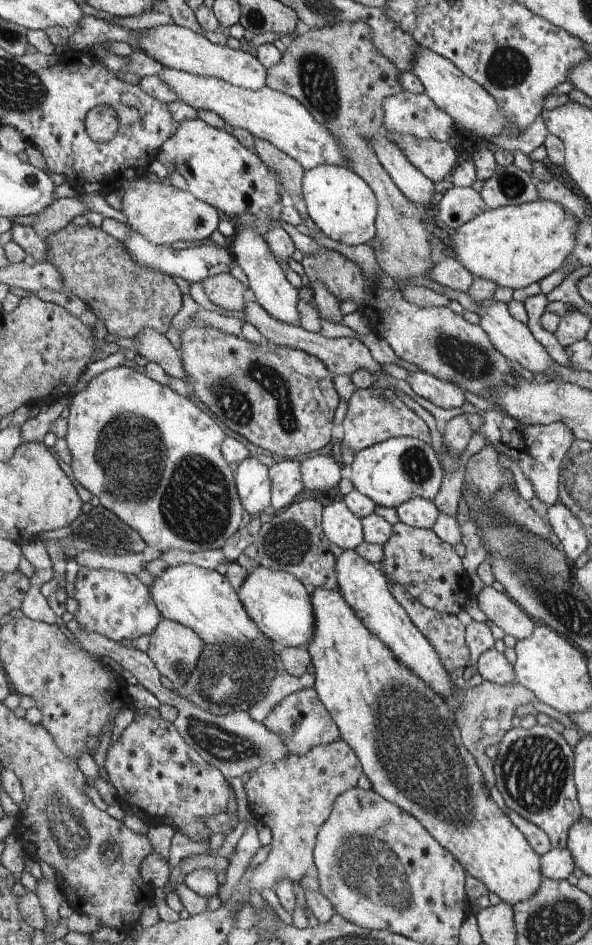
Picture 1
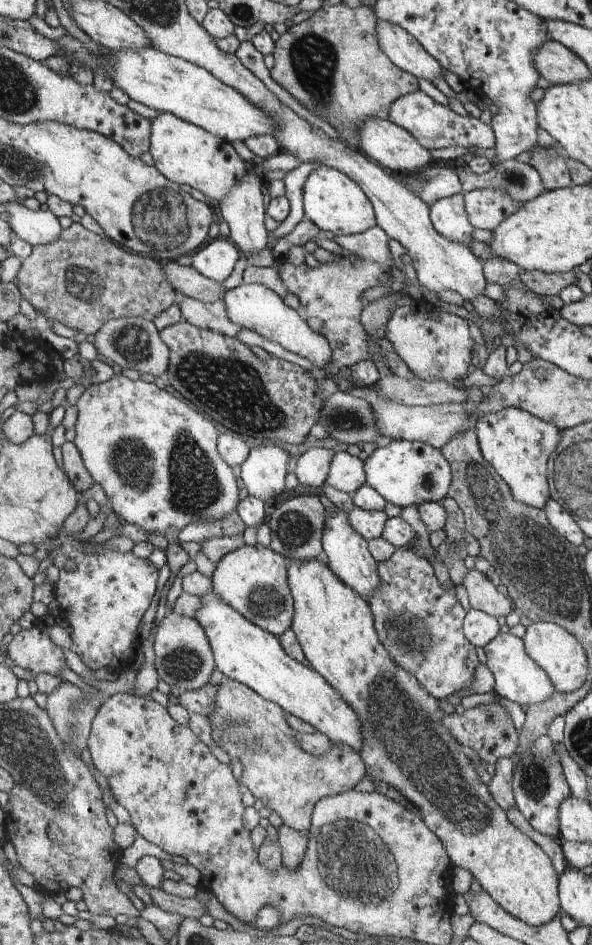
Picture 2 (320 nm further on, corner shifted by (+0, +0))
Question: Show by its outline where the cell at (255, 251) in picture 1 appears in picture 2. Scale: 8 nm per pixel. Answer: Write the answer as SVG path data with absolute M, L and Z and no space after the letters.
M253 170L248 172L247 179L242 180L230 195L222 199L219 202L220 214L226 221L230 228L230 240L235 241L244 254L248 252L256 252L266 248L266 228L264 228L264 218L266 218L266 212L264 212L264 198L262 198L262 178L260 174Z

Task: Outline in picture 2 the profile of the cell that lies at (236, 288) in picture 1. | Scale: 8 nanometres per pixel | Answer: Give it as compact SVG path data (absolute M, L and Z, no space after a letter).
M178 261L162 262L164 274L176 292L182 292L203 303L213 303L223 298L226 292L221 283L205 277L192 265L184 266Z

